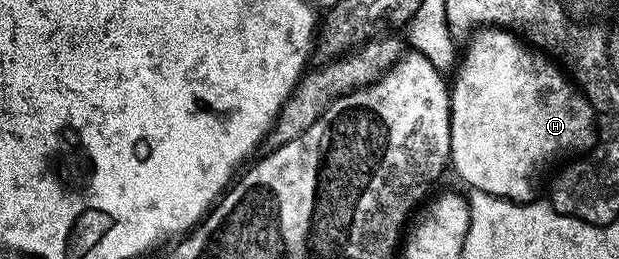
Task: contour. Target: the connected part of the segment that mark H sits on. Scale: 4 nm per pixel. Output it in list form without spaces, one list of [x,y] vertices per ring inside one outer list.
[[[481,28],[476,31],[468,39],[469,47],[464,48],[463,53],[459,58],[459,65],[456,67],[455,75],[457,74],[457,79],[452,79],[451,82],[451,97],[449,100],[449,119],[451,120],[451,148],[449,149],[449,157],[451,159],[451,170],[454,170],[455,173],[458,174],[459,177],[462,178],[463,181],[466,182],[466,187],[472,188],[474,190],[482,190],[483,192],[487,192],[491,196],[499,196],[500,198],[506,198],[507,200],[511,200],[512,202],[531,202],[534,201],[538,197],[537,194],[537,177],[540,176],[541,173],[544,172],[545,169],[548,168],[552,162],[557,162],[560,158],[569,158],[572,154],[581,154],[590,149],[594,145],[595,142],[595,111],[591,103],[589,103],[588,98],[585,97],[584,94],[581,93],[580,89],[570,79],[567,77],[566,71],[562,69],[560,65],[552,57],[546,56],[542,51],[526,44],[518,35],[508,31],[502,30],[500,28]]]

